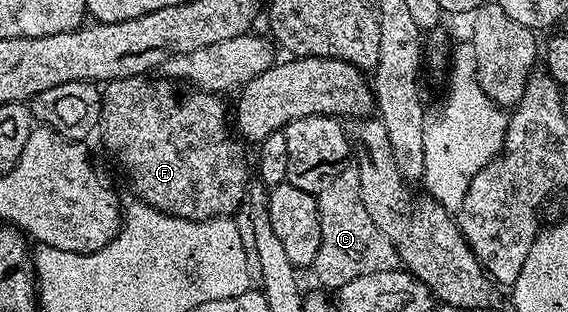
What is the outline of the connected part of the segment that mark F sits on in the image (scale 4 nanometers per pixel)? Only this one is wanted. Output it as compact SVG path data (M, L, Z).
M135 75L125 79L113 79L103 88L100 96L100 125L98 135L104 138L104 147L120 162L120 167L126 174L132 178L132 187L137 191L139 198L148 203L154 209L164 211L167 215L182 217L190 221L206 221L207 219L222 218L224 216L233 216L242 207L246 199L246 192L250 184L250 167L244 164L244 151L241 140L234 134L230 126L230 111L224 108L224 103L219 94L202 91L199 89L189 90L189 95L183 95L179 91L177 84L167 77L152 80L152 77Z

